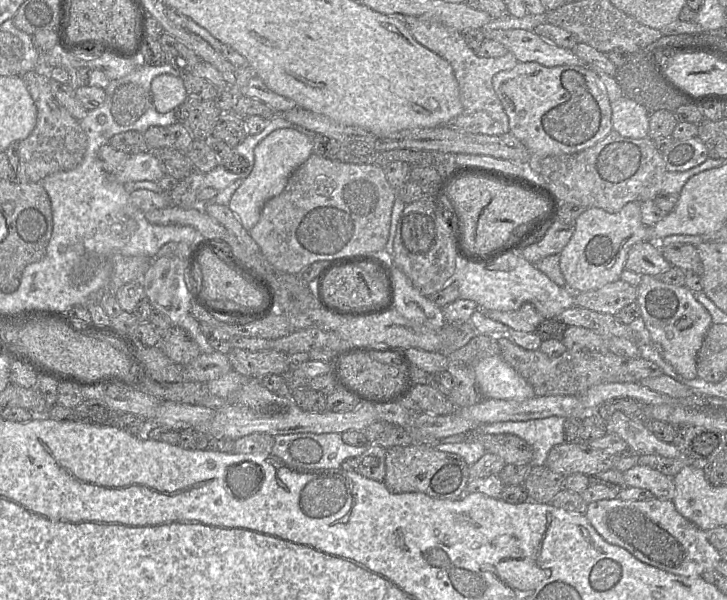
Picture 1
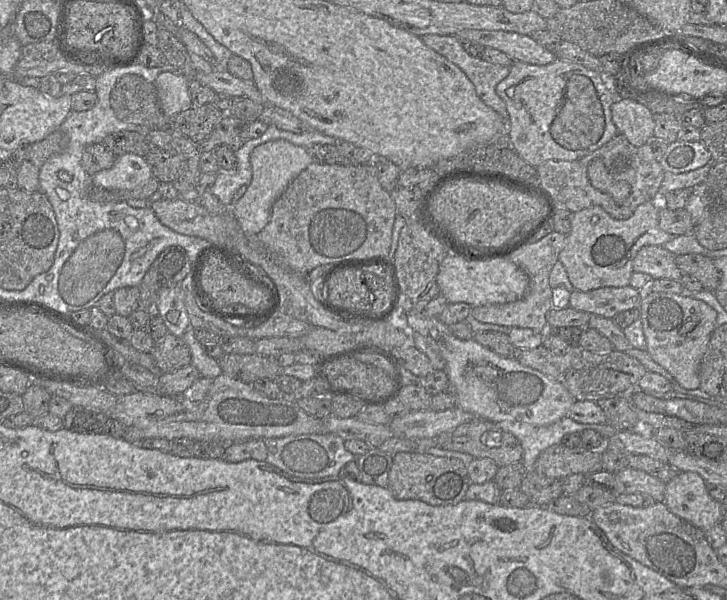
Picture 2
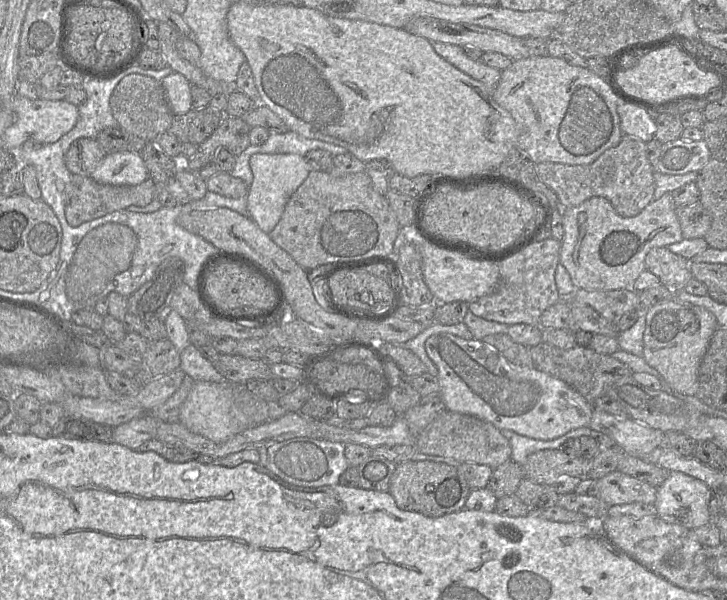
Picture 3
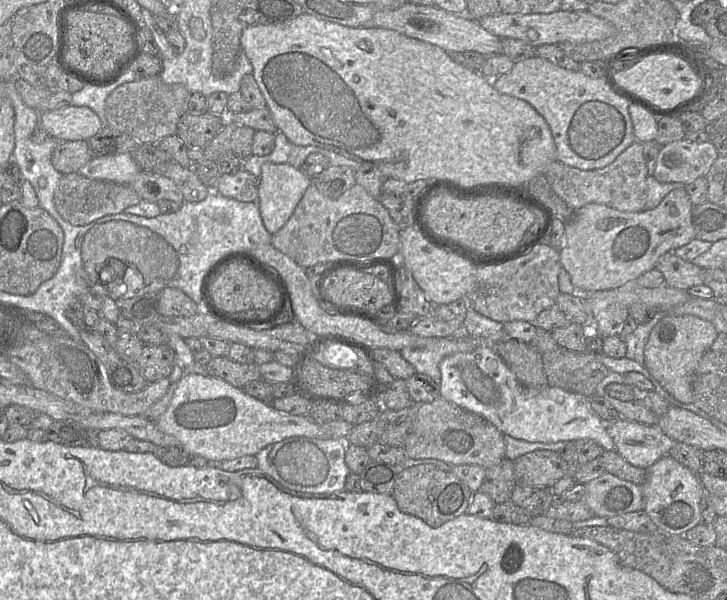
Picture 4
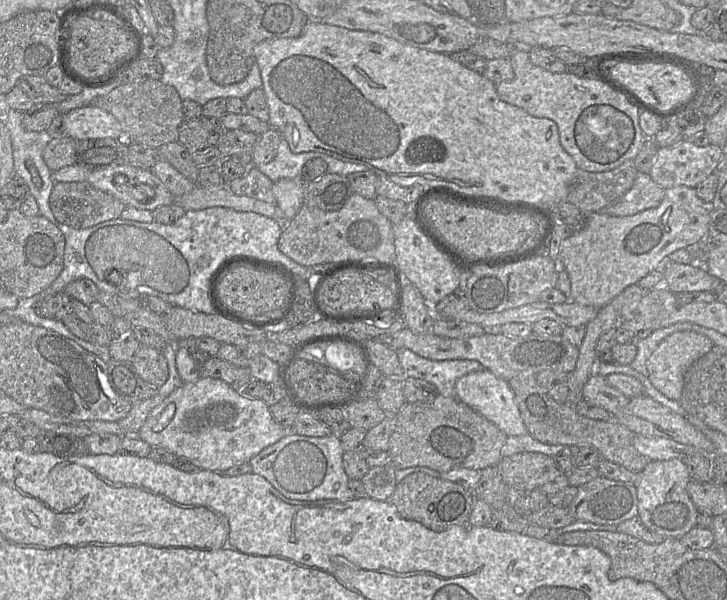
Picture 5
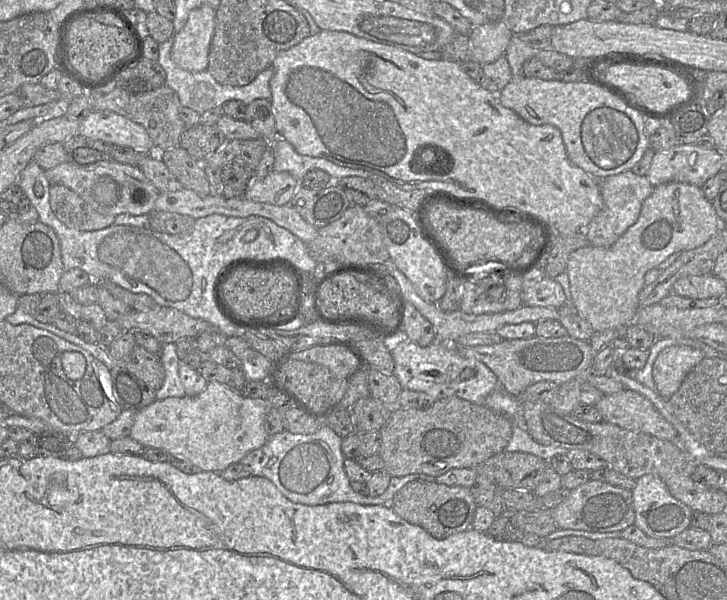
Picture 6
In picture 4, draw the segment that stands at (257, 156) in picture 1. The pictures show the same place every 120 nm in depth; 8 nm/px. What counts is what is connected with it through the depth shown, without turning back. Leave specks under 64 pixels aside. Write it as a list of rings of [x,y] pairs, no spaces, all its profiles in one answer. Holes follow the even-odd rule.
[[[289,164],[262,165],[257,204],[263,225],[271,235],[286,224],[311,183],[299,168]]]

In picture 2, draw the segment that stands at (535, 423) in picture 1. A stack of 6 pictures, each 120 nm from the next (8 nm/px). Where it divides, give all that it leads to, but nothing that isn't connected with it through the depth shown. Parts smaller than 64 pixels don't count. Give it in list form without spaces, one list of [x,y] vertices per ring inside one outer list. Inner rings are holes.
[[[568,417],[548,426],[534,426],[514,421],[501,421],[495,424],[519,440],[523,448],[521,463],[527,470],[533,468],[542,451],[552,445],[561,443],[562,438],[567,434],[581,433],[586,429],[592,429],[599,433],[604,440],[607,440],[617,432],[608,424],[580,424]]]

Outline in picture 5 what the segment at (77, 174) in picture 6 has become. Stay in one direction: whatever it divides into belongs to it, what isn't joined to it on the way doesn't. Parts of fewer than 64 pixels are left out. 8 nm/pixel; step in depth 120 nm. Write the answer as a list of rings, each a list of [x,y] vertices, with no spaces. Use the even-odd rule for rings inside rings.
[[[120,163],[91,171],[86,181],[90,183],[94,188],[112,195],[127,207],[147,210],[147,205],[139,202],[139,199],[145,199],[145,196],[141,195],[141,190],[142,187],[147,189],[148,185],[150,185],[148,182],[149,179],[151,179],[151,176],[151,170],[133,167],[127,163]]]

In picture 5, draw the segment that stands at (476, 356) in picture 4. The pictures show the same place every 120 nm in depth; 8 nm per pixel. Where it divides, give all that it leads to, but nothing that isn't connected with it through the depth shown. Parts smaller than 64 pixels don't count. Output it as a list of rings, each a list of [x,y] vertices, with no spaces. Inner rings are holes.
[[[487,369],[460,377],[455,383],[455,397],[495,424],[507,436],[520,436],[528,433],[517,406],[515,394],[508,382],[496,377]]]

